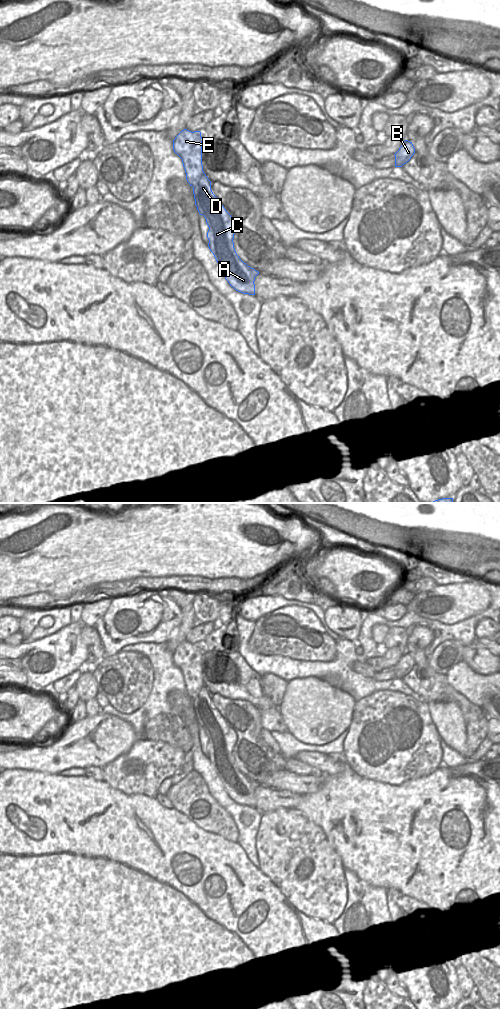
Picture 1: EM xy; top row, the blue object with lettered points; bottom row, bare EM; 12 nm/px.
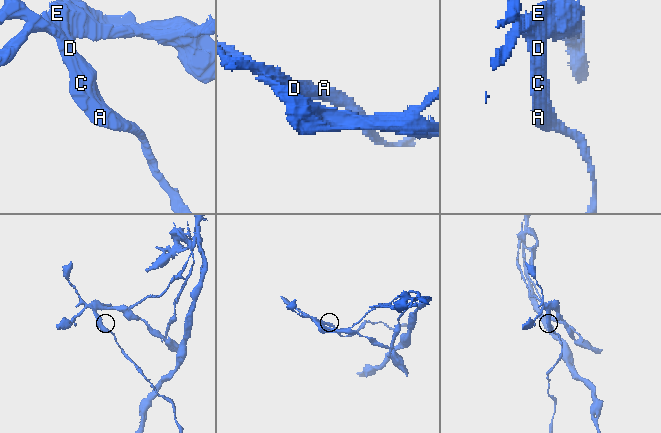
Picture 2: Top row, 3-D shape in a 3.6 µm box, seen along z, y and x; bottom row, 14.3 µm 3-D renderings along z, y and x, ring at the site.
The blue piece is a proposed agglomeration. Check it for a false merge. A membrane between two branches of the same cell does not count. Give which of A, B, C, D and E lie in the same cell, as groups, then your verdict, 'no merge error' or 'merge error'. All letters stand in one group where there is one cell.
A C D / B E | merge error

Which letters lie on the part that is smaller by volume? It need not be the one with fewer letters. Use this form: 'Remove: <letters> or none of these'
Remove: A, C, D.

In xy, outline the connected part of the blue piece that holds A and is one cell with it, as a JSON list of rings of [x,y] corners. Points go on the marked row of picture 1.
[[[204,173],[193,187],[195,205],[209,227],[208,247],[231,287],[243,294],[255,295],[255,277],[259,274],[244,263],[234,248],[235,219],[226,211],[211,190],[211,181]]]

